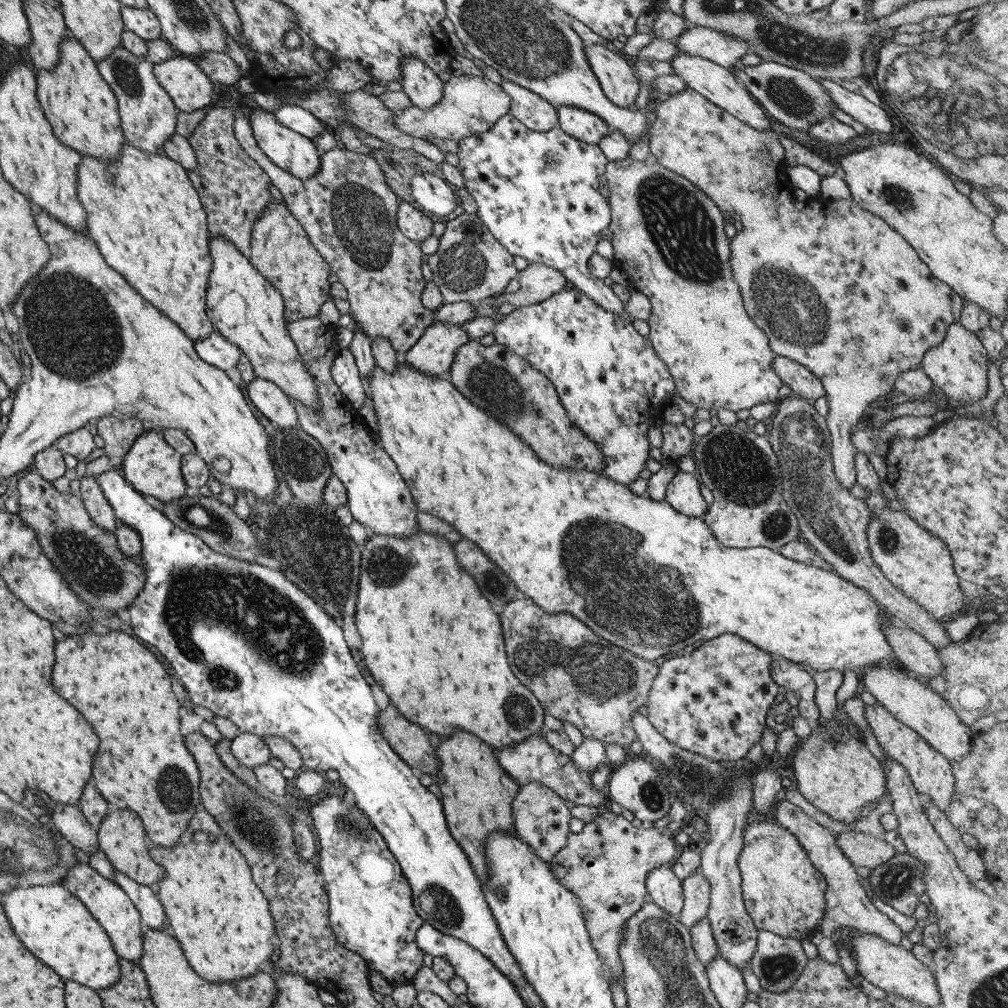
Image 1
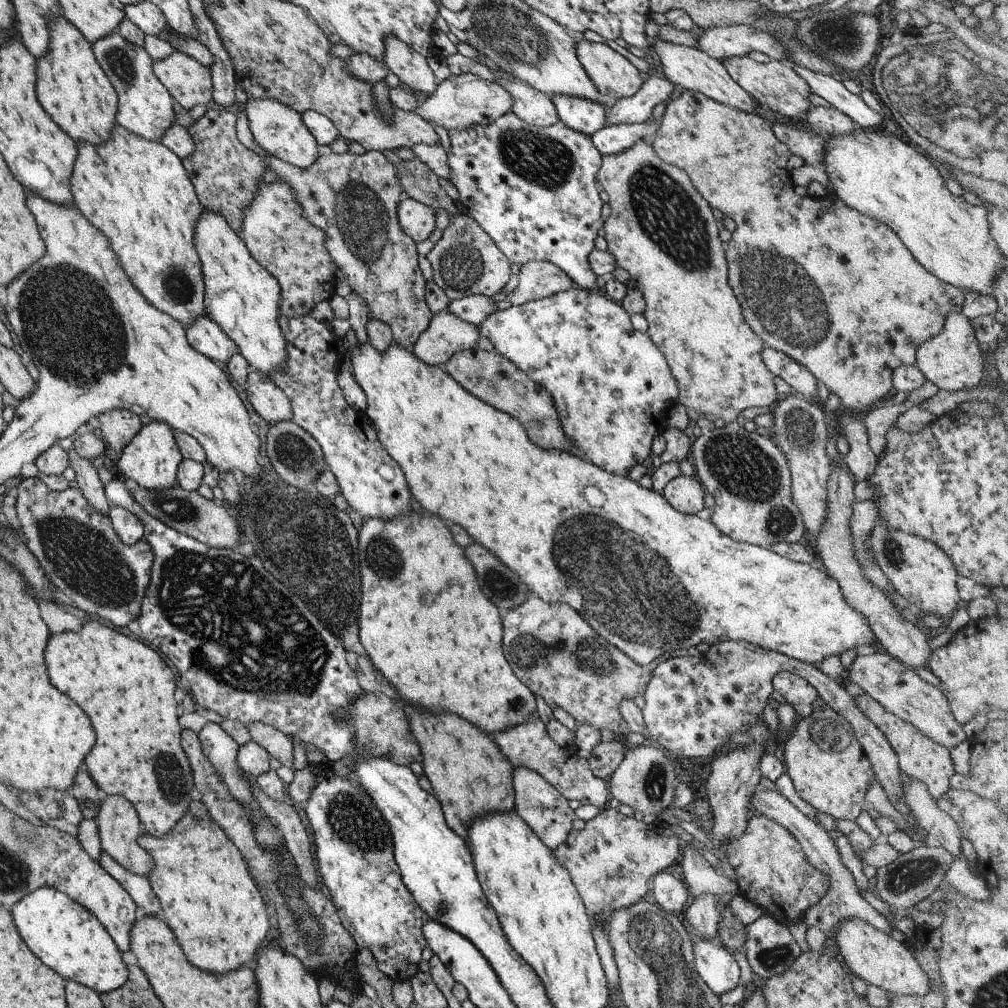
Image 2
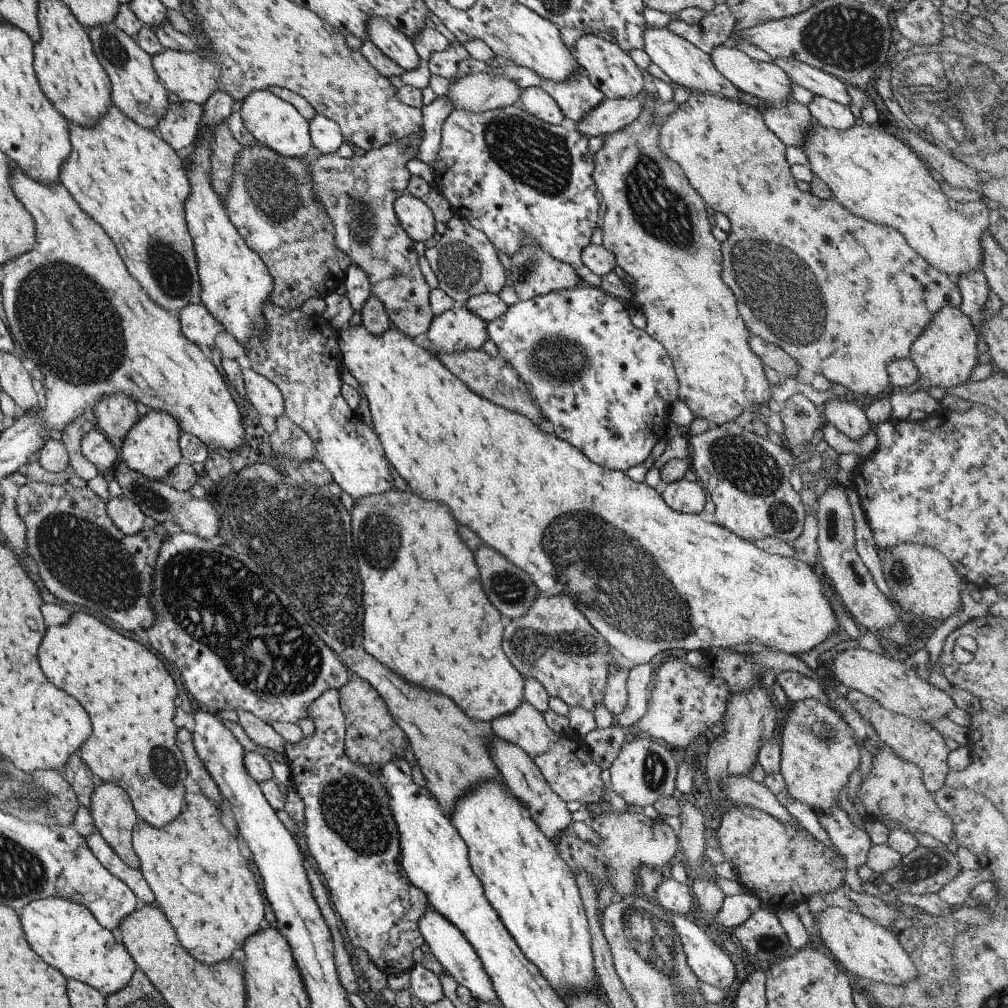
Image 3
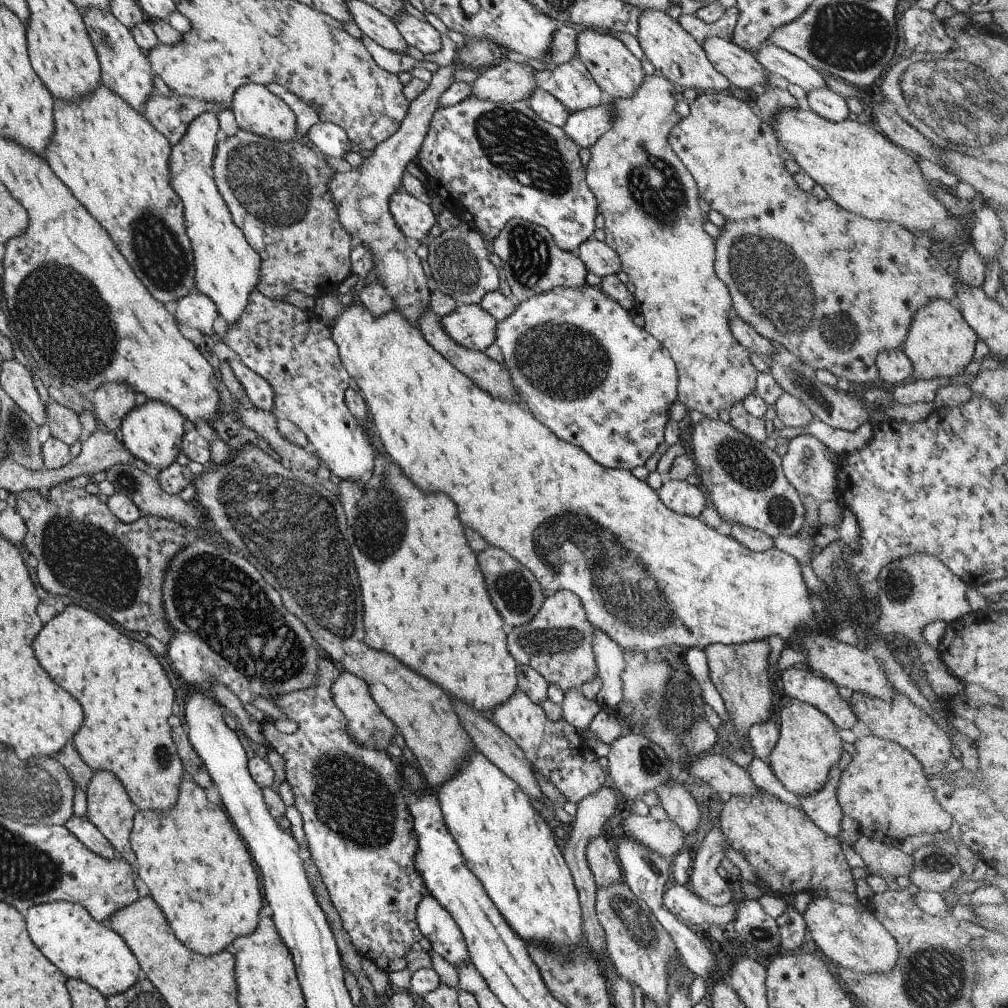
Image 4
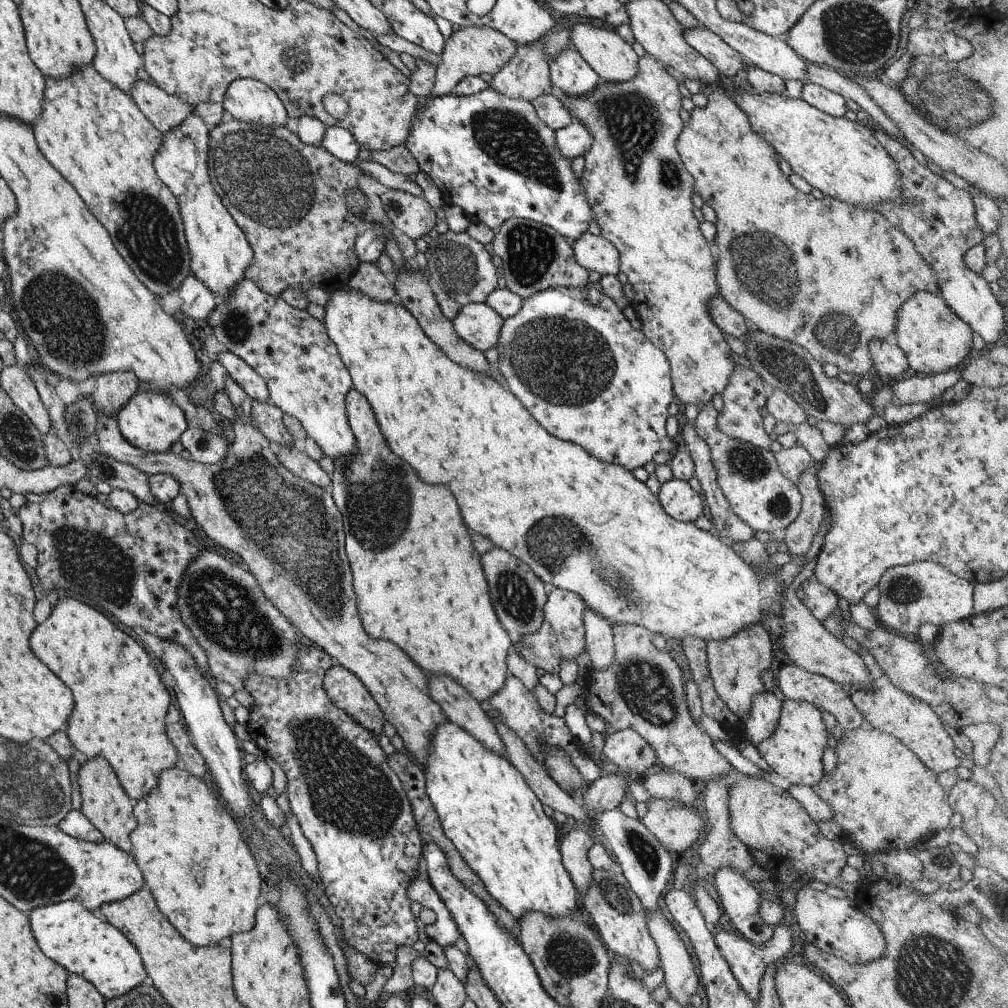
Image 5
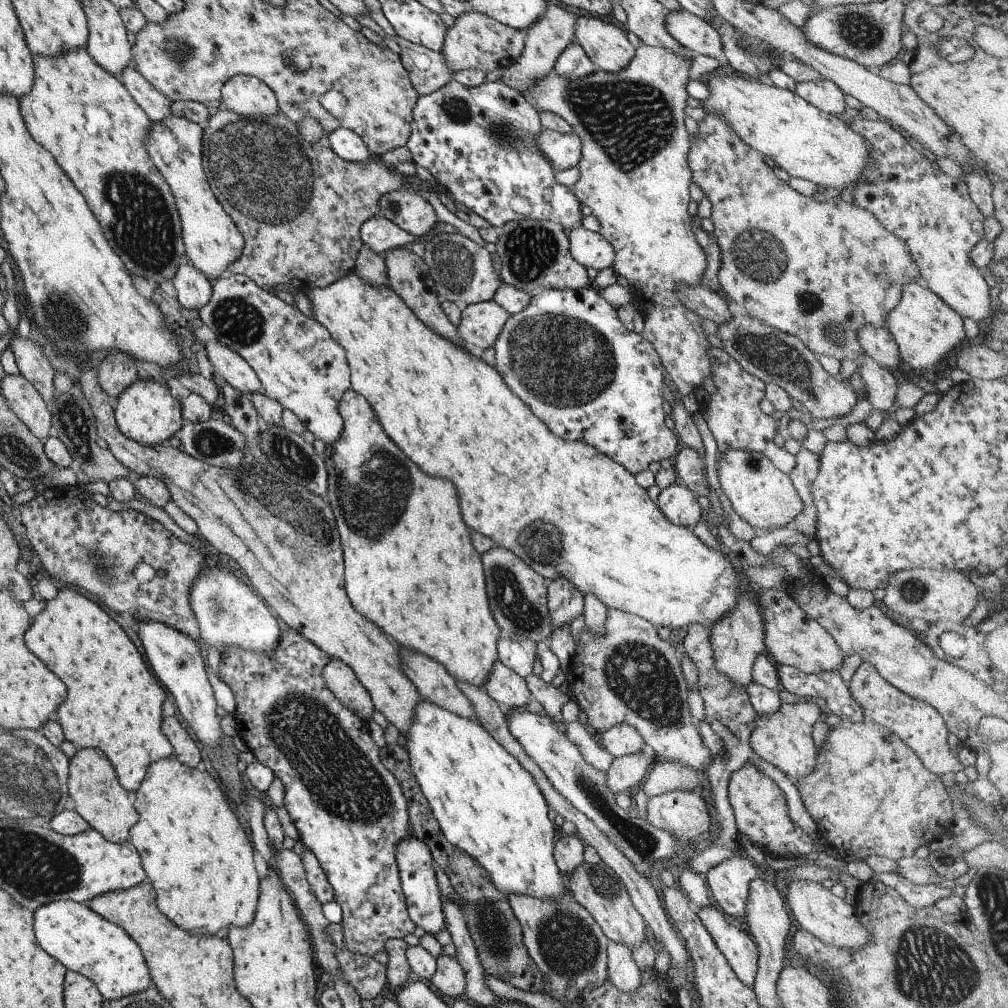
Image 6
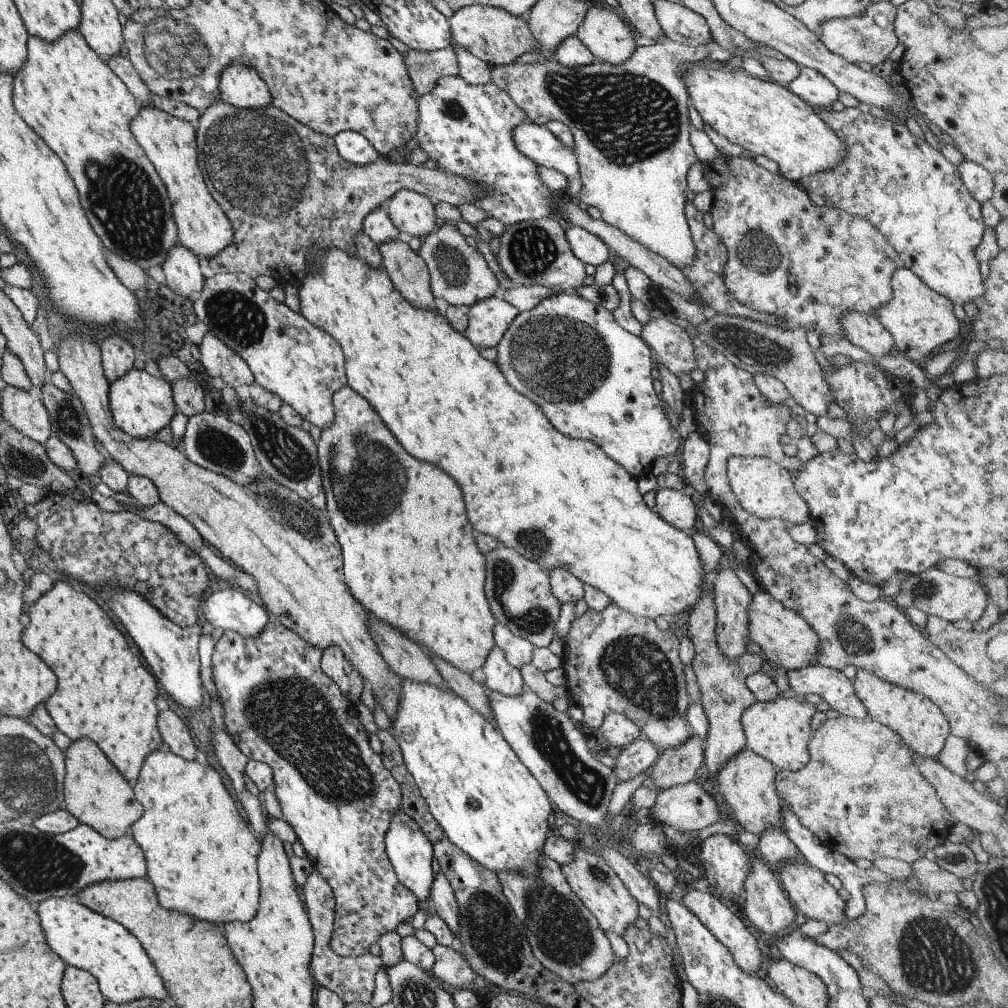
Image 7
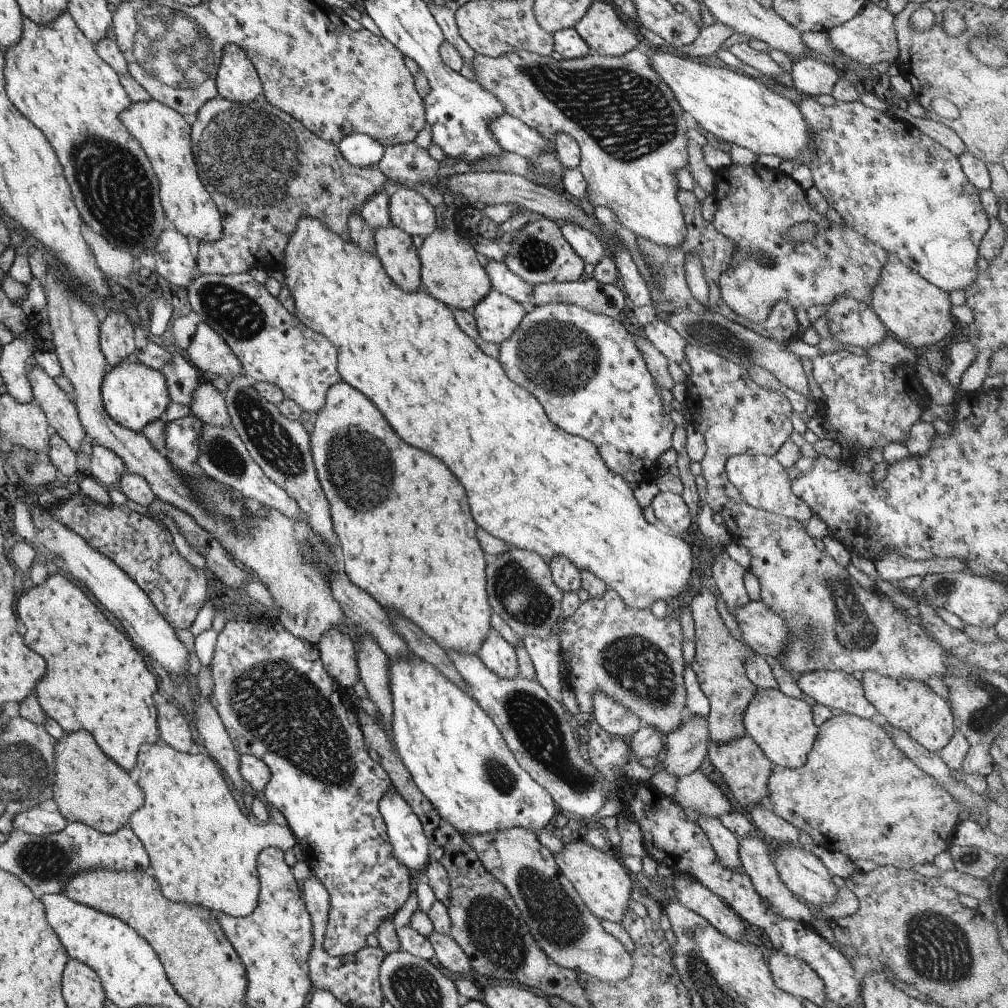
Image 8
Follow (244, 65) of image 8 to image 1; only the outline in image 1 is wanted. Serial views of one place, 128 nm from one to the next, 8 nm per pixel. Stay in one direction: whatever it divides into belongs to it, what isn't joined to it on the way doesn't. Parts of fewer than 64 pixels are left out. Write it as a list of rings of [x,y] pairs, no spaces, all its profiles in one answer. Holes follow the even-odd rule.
[[[255,106],[249,116],[252,135],[257,146],[259,146],[259,150],[261,150],[273,164],[277,165],[281,170],[289,172],[291,176],[295,176],[295,178],[299,178],[299,180],[311,178],[320,167],[320,155],[315,145],[311,139],[291,130],[291,128],[285,128],[285,126],[277,124],[273,113],[273,111],[267,112],[259,108],[259,106]]]

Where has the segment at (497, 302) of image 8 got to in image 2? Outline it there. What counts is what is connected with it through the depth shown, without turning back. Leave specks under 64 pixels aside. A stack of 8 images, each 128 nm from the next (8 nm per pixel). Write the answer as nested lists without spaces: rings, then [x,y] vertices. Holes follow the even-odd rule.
[[[446,310],[432,315],[427,328],[417,337],[411,351],[429,366],[442,366],[452,354],[477,346],[477,325],[465,322]]]

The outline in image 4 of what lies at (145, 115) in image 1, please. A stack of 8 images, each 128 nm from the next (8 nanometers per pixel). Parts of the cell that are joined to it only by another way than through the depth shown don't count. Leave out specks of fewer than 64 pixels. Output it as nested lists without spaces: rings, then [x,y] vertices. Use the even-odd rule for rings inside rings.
[[[85,8],[81,15],[99,63],[100,82],[105,88],[117,94],[125,104],[129,104],[135,112],[143,115],[143,104],[147,96],[156,91],[153,87],[154,74],[149,66],[149,59],[141,54],[129,29],[125,28],[119,20],[115,20],[109,10]]]

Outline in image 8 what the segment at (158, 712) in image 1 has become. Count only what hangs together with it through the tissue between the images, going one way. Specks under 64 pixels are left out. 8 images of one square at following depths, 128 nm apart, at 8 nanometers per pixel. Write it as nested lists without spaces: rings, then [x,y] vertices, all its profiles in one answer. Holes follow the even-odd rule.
[[[56,573],[47,576],[41,585],[31,586],[25,589],[25,591],[18,598],[16,606],[17,616],[19,616],[19,620],[25,626],[25,634],[22,636],[22,641],[27,648],[41,655],[41,658],[45,661],[45,674],[43,674],[43,678],[33,688],[37,704],[39,704],[45,716],[48,716],[51,720],[55,720],[59,724],[63,732],[69,734],[69,732],[75,732],[75,730],[86,730],[91,734],[93,740],[106,757],[111,758],[125,772],[134,773],[139,746],[141,744],[153,744],[159,739],[156,727],[156,705],[151,699],[151,694],[157,691],[155,677],[147,670],[147,666],[145,666],[145,662],[141,658],[142,656],[131,646],[129,640],[117,628],[108,623],[105,616],[101,613],[101,610],[75,584],[72,584],[69,580],[61,576],[61,574]]]

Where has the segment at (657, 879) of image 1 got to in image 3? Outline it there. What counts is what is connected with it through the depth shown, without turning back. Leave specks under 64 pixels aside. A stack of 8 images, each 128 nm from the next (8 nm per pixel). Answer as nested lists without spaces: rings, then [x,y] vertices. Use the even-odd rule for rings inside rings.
[[[667,876],[655,888],[655,902],[676,915],[691,916],[695,911],[694,896],[688,882],[679,883]]]

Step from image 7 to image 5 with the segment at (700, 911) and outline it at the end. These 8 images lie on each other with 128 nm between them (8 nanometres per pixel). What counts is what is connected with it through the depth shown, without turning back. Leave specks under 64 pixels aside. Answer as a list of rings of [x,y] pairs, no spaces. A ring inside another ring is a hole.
[[[715,928],[712,936],[733,978],[756,1003],[759,996],[759,982],[767,964],[764,948],[757,947],[740,935],[735,936],[722,929]]]

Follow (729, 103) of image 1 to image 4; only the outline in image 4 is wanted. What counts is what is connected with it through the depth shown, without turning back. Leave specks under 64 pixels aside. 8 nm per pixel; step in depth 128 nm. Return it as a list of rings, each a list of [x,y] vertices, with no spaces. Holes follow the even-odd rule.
[[[641,9],[637,18],[637,34],[635,36],[644,56],[653,65],[654,70],[659,70],[668,81],[683,86],[683,88],[694,88],[700,92],[721,93],[727,90],[730,84],[726,76],[719,74],[711,66],[699,43],[681,28],[681,25],[671,19],[667,11]]]

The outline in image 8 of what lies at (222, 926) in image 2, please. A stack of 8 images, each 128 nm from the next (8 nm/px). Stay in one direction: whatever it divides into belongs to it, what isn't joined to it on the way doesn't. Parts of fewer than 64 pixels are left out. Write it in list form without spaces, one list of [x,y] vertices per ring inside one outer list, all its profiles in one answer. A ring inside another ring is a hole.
[[[161,738],[153,744],[141,744],[136,756],[134,779],[143,792],[144,801],[141,808],[129,816],[127,825],[148,854],[161,894],[169,902],[197,904],[214,914],[223,912],[241,918],[251,914],[260,889],[257,855],[267,847],[277,847],[282,851],[292,848],[296,840],[289,827],[266,821],[265,824],[250,824],[247,816],[241,814],[213,760],[204,751],[197,754],[177,752]]]

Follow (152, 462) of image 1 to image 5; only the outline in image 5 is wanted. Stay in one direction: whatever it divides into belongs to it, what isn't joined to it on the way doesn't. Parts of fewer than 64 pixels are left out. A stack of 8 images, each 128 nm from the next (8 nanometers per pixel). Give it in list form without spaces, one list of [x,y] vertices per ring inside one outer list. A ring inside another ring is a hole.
[[[137,392],[119,408],[114,417],[124,440],[145,453],[168,452],[187,428],[183,412],[166,394],[159,392]]]

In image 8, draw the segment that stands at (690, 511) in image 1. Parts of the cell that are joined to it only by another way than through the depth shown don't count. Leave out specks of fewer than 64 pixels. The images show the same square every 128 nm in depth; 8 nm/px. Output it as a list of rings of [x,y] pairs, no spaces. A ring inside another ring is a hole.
[[[658,491],[649,506],[658,520],[658,525],[667,528],[673,534],[678,535],[685,532],[691,524],[689,508],[681,499],[681,495]]]

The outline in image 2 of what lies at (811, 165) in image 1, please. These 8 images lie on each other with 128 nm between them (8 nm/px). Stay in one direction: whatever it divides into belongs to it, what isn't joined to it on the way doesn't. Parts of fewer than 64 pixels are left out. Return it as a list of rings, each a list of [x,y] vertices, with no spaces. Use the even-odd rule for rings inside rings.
[[[788,120],[782,123],[773,122],[770,125],[773,136],[787,147],[791,155],[799,156],[804,164],[821,163],[824,141],[813,133],[813,130],[808,132],[803,128],[796,128]]]

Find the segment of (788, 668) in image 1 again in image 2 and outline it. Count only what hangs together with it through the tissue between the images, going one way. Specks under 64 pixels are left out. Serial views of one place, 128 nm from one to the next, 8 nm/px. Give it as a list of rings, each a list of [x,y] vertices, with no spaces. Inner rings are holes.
[[[779,671],[772,678],[772,690],[780,694],[796,712],[797,718],[811,714],[813,700],[818,696],[816,690],[803,677]]]

